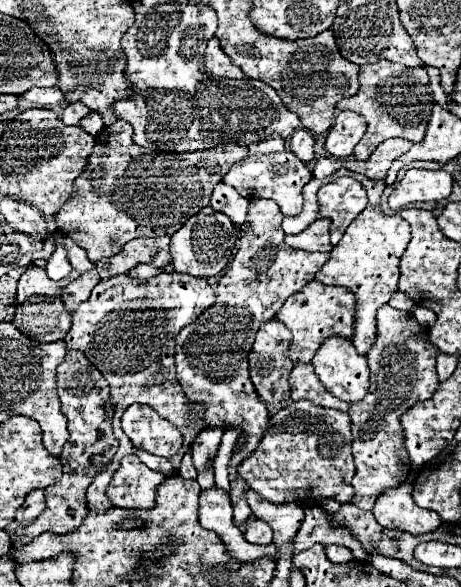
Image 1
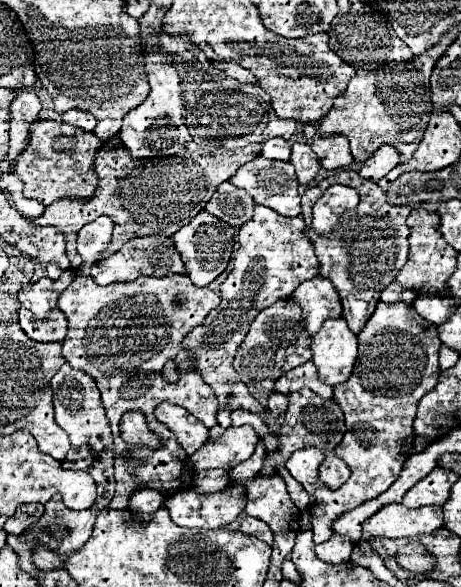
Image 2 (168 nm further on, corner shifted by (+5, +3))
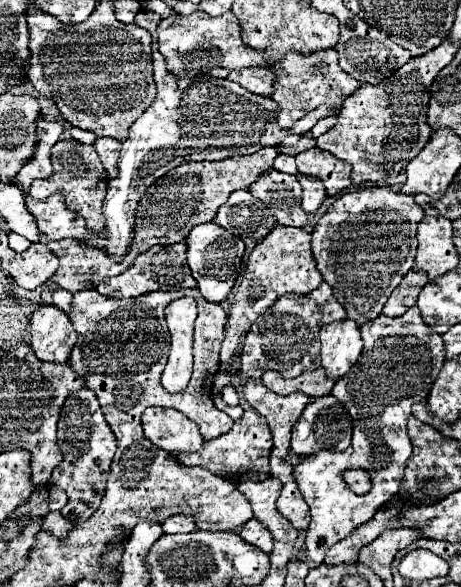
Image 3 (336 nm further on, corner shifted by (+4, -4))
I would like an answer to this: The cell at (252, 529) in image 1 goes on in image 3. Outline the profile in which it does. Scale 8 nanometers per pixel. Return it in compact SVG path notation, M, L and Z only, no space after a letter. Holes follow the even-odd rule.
M254 518L248 520L248 522L242 526L240 536L242 536L248 544L260 548L262 552L266 552L266 554L272 552L272 534L270 534L270 532L266 530L266 526L260 524L258 520L254 520Z

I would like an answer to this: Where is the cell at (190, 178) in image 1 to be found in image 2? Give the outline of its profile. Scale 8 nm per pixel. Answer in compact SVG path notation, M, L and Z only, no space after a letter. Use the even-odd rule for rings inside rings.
M113 137L109 141L103 143L103 147L97 151L95 157L95 169L99 175L99 185L97 185L97 193L93 193L93 197L89 199L81 199L81 201L55 201L53 205L49 205L45 209L45 213L37 219L33 219L33 225L37 227L45 227L45 225L53 225L57 227L63 235L65 235L65 243L67 243L67 257L71 261L71 269L79 269L81 267L81 257L75 249L75 237L79 233L79 229L91 221L95 221L99 215L107 215L113 219L113 237L109 247L103 251L103 259L111 257L115 251L121 249L123 243L127 243L129 239L135 237L145 237L145 235L175 235L181 227L185 227L199 211L205 209L207 201L213 197L215 189L223 183L229 181L237 169L241 165L245 165L247 161L253 161L257 155L261 153L261 145L259 143L251 143L243 149L223 149L223 147L207 147L207 149L197 149L197 151L187 151L183 155L173 155L173 157L163 157L163 159L153 159L153 161L133 161L133 157L129 157L129 153L125 153L125 147L121 145L119 137Z

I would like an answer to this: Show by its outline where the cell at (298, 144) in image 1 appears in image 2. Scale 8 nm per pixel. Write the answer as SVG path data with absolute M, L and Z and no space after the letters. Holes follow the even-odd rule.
M297 141L293 145L291 163L295 167L295 175L297 175L299 185L303 185L303 187L307 187L315 179L317 171L321 169L317 157L313 157L313 151L311 151L311 147L305 141Z

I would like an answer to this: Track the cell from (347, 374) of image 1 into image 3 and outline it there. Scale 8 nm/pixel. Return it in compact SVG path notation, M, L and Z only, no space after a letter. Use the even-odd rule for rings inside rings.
M340 320L322 326L322 368L332 380L340 380L362 352L360 328L354 320Z

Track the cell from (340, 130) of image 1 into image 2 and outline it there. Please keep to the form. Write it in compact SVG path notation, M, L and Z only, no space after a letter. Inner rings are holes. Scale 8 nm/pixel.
M317 137L311 143L311 149L317 155L321 167L327 171L345 169L353 163L353 157L349 153L349 143L343 137L329 137L329 139Z

